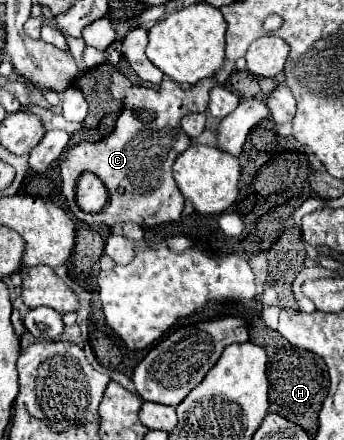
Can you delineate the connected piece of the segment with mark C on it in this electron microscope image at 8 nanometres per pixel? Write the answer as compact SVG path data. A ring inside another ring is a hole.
M114 71L110 91L112 97L124 105L120 117L116 119L114 133L98 143L80 143L68 149L66 159L60 163L62 195L66 197L70 211L88 225L104 223L112 227L116 223L132 221L140 227L154 227L180 221L184 197L174 183L172 163L182 151L190 147L190 137L184 135L180 119L188 113L204 113L208 109L208 93L216 85L216 77L206 77L188 89L182 89L174 81L162 81L160 89L156 91L152 87L130 85L124 73ZM84 171L94 173L110 193L110 203L102 213L84 213L76 205L76 181ZM118 187L126 187L126 191L118 195Z

